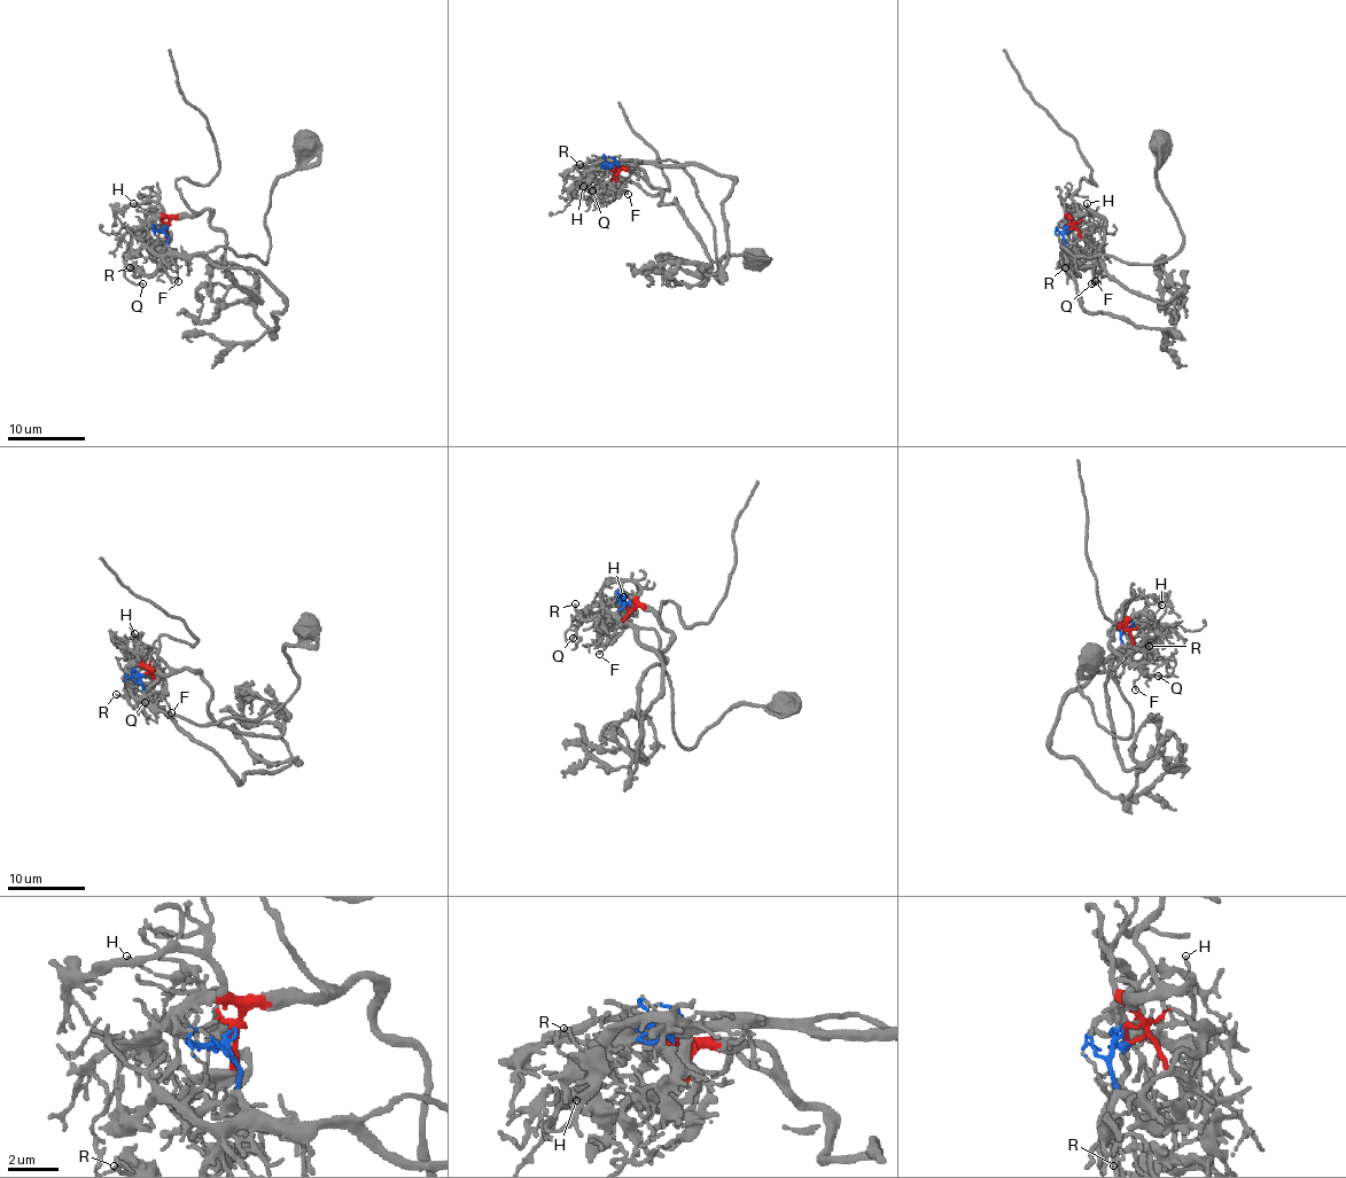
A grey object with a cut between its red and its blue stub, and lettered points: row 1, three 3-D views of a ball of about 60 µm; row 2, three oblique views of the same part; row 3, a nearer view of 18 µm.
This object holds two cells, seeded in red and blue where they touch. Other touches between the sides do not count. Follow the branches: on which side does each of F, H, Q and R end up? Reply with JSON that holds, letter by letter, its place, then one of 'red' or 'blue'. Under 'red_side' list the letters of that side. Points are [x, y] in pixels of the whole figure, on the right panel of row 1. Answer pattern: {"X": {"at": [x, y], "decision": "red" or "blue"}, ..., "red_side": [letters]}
{"F": {"at": [1095, 281], "decision": "blue"}, "H": {"at": [1087, 203], "decision": "red"}, "Q": {"at": [1091, 283], "decision": "blue"}, "R": {"at": [1065, 267], "decision": "blue"}, "red_side": ["H"]}

